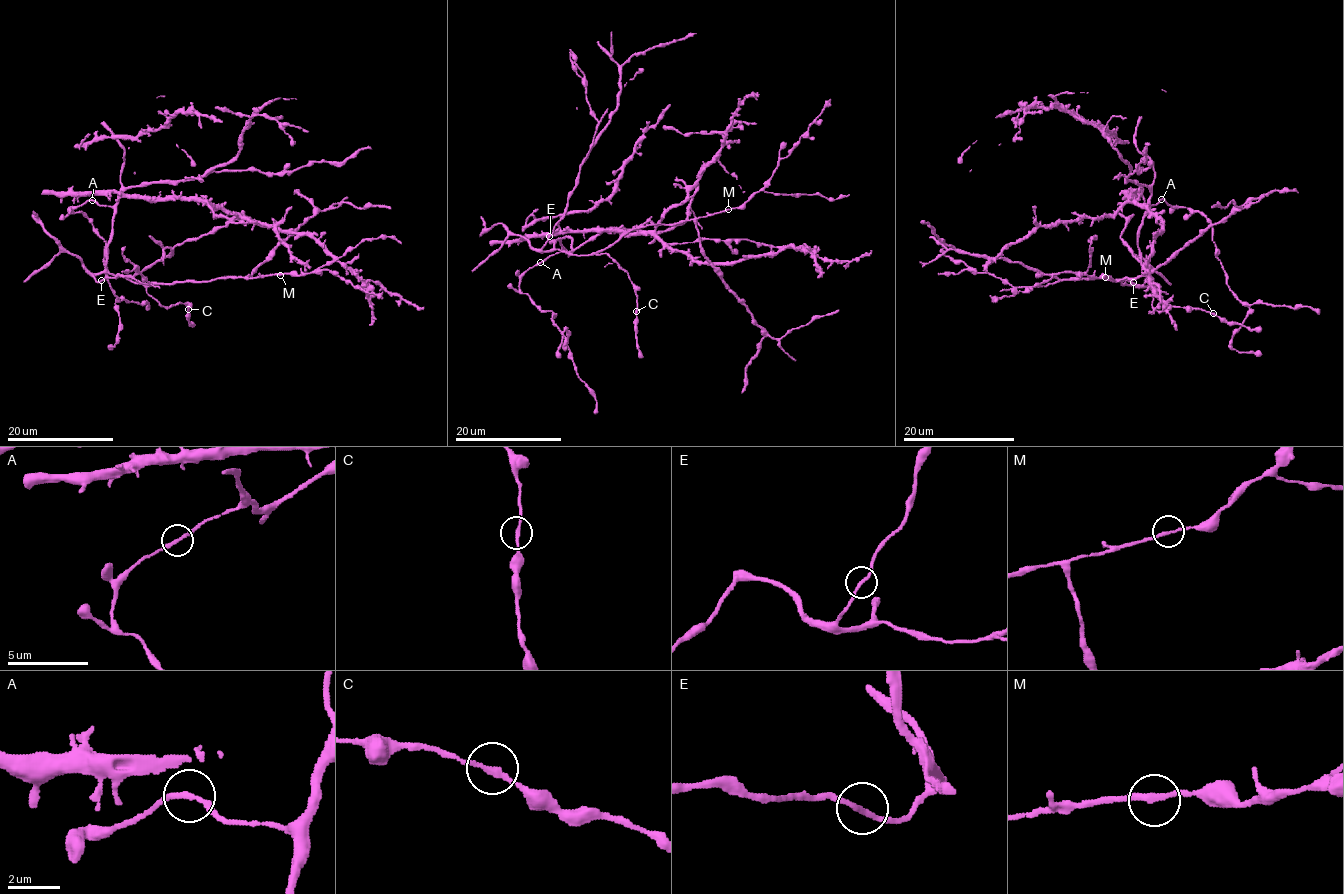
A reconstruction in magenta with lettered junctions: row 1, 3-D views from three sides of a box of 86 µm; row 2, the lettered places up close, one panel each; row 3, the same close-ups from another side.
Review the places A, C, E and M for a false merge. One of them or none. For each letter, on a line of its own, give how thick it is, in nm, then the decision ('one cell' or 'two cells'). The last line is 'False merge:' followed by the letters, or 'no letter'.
A: calibre 200 nm; one cell
C: calibre 200 nm; one cell
E: calibre 190 nm; one cell
M: calibre 200 nm; one cell
False merge: no letter

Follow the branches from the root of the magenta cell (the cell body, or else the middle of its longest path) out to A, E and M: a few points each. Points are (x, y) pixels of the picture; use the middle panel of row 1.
A: (557, 240), (561, 250), (540, 262)
E: (557, 240), (551, 250), (543, 250), (541, 246), (549, 236)
M: (557, 240), (556, 249), (587, 256), (604, 250), (637, 228), (695, 220), (729, 209)

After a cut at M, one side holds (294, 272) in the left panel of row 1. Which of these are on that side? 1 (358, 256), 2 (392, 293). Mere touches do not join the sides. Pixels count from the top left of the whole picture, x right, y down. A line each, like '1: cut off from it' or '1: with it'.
1: cut off from it
2: cut off from it

